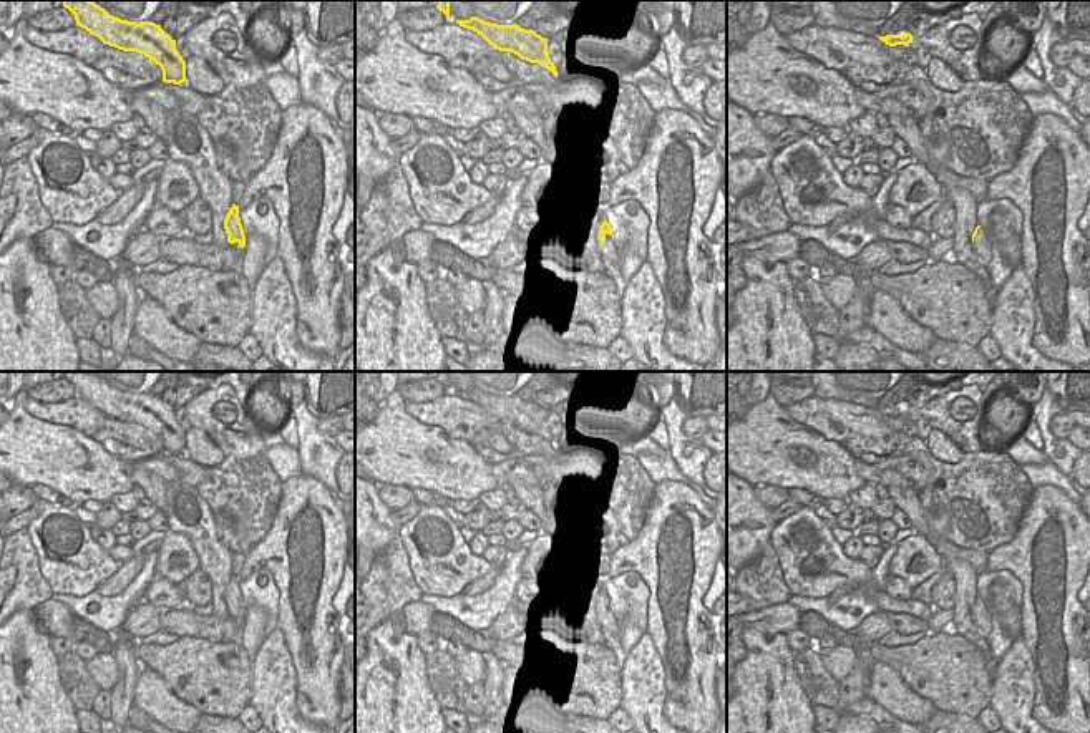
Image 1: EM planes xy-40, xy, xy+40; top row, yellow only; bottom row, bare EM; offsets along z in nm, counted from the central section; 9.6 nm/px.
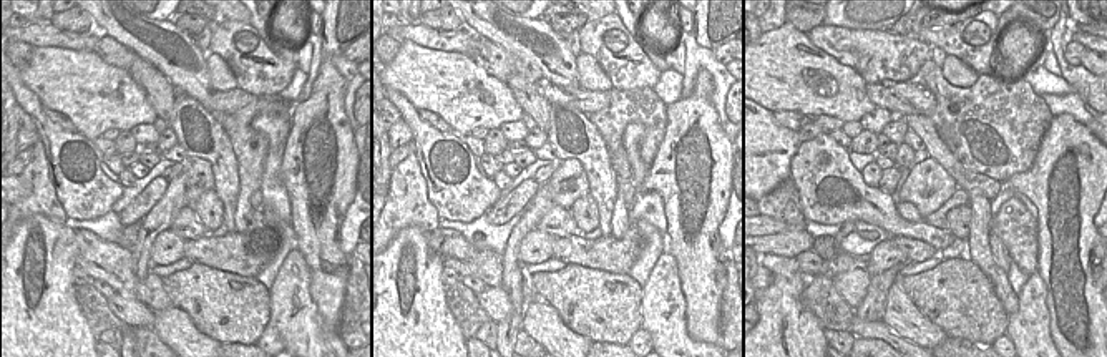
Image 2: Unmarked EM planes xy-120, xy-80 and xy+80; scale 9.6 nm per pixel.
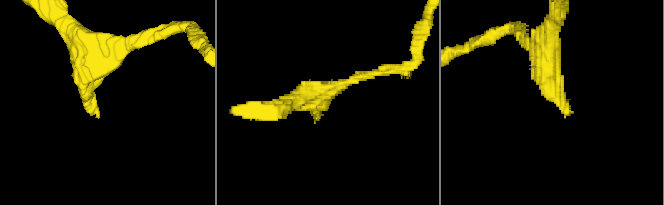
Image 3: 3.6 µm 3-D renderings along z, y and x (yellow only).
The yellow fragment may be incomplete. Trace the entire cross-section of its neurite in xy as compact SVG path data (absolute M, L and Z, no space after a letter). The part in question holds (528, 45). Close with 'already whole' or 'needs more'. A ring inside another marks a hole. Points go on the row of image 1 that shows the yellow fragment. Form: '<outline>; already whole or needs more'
M471 17L470 20L456 20L456 23L481 35L496 50L511 51L521 60L538 63L556 75L556 66L547 53L547 38L543 38L534 30L524 30L516 23L489 23L478 17Z; already whole

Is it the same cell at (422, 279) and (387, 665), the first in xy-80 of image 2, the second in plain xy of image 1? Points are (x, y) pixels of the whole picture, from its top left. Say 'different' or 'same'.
same

